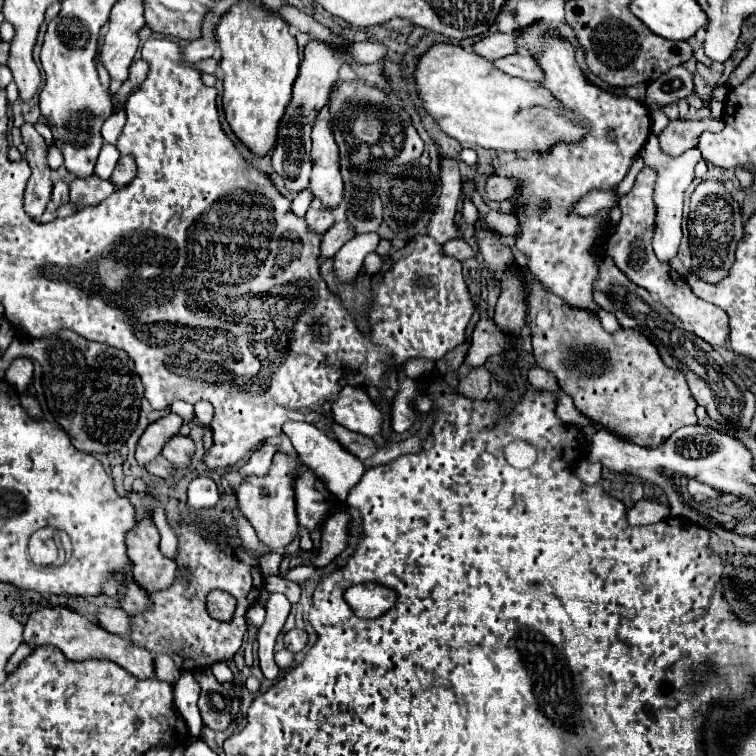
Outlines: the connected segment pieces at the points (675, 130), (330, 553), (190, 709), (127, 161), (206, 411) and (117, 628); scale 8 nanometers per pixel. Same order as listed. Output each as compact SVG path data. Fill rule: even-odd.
M671 120L667 128L659 134L661 150L669 156L683 154L685 150L693 148L699 140L699 134L703 130L719 132L723 128L721 120Z
M339 512L323 524L321 546L319 546L317 556L313 556L313 560L311 560L311 566L325 568L347 546L347 526L349 526L347 512Z
M183 672L181 678L175 684L175 704L177 710L181 712L181 716L185 718L189 732L193 736L201 734L201 716L199 716L199 708L197 708L197 698L199 698L199 690L201 686L197 684L195 676L191 672Z
M121 156L115 170L113 170L113 176L111 176L111 182L115 184L115 188L121 188L121 186L127 186L133 178L135 178L135 160L133 156Z
M199 400L199 402L195 404L195 416L197 416L197 420L199 420L201 424L209 426L209 422L213 420L213 406L211 406L209 402L205 402L205 400Z
M103 606L97 610L97 620L99 620L99 626L111 634L119 634L119 636L129 634L129 616L121 608Z

